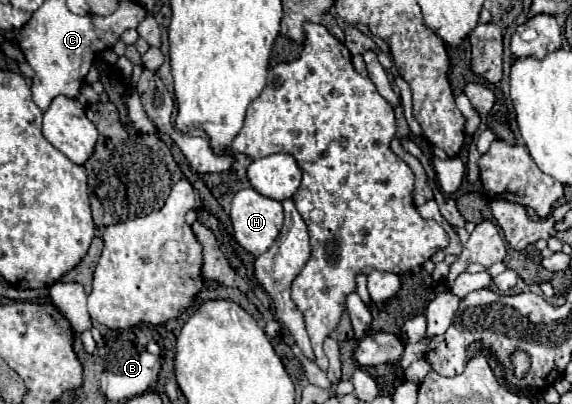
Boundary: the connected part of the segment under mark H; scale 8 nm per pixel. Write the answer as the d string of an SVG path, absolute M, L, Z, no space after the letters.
M254 188L236 192L230 210L234 238L254 256L264 254L280 234L282 204L258 194Z

